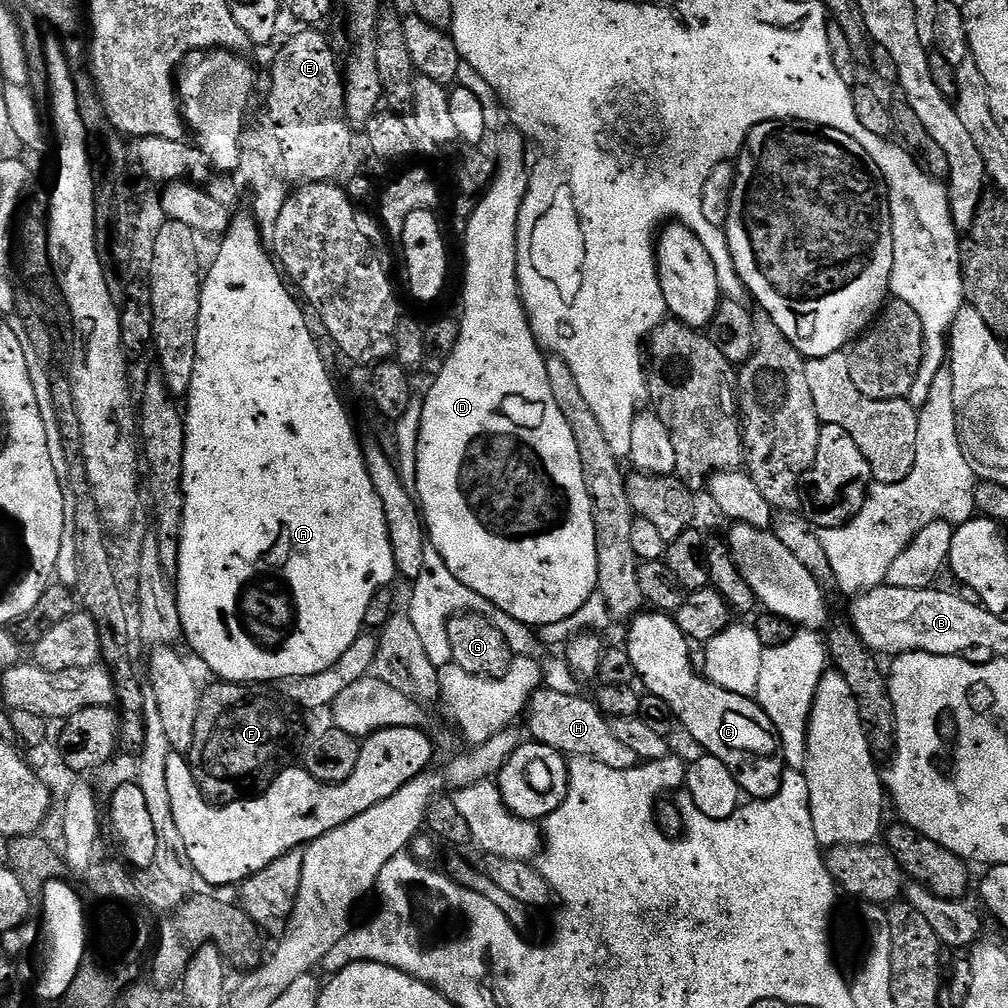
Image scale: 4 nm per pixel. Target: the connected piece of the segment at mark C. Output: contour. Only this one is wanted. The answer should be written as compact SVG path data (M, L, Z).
M644 610L631 617L628 628L628 644L626 650L630 654L630 662L634 662L639 683L644 683L643 691L650 696L662 698L670 710L680 720L681 729L692 735L694 743L707 755L718 758L718 762L726 765L726 770L734 774L741 793L752 800L769 800L774 794L780 792L782 778L786 771L785 757L779 733L776 732L774 722L760 709L751 696L739 696L730 694L730 690L722 690L714 682L710 682L707 676L692 669L692 656L688 653L690 641L682 634L682 630L676 625L671 615L659 610Z

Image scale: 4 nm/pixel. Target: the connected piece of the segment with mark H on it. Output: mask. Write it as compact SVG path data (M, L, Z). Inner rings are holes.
M545 686L540 688L533 694L526 709L528 732L532 735L529 737L537 744L558 749L568 758L581 756L602 762L602 766L610 766L610 770L615 772L633 771L638 764L636 752L615 736L609 717L591 699L584 699L583 695L570 697Z

